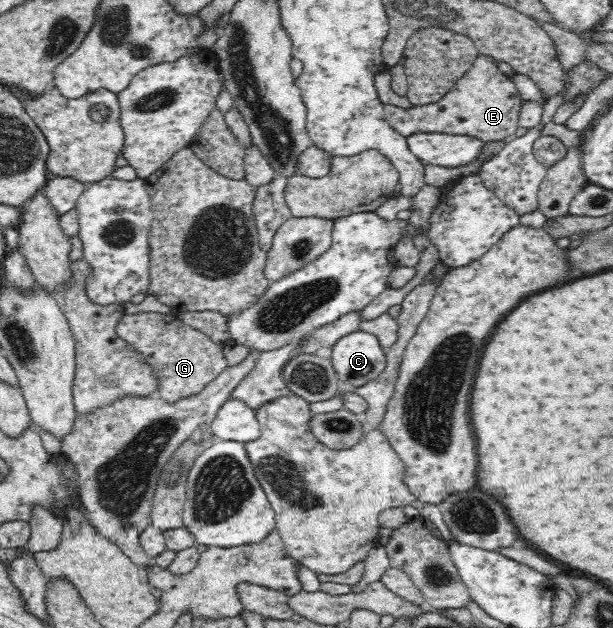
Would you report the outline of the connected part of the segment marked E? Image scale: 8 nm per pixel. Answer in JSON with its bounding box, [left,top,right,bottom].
[384,54,524,142]

